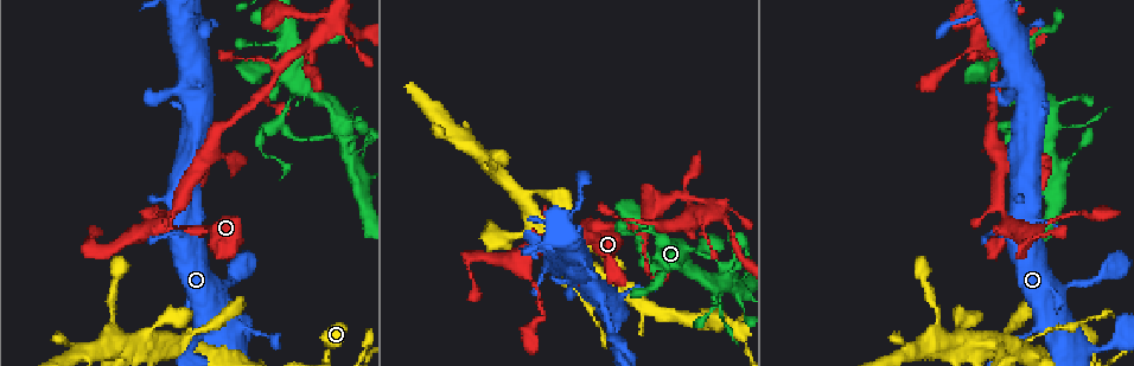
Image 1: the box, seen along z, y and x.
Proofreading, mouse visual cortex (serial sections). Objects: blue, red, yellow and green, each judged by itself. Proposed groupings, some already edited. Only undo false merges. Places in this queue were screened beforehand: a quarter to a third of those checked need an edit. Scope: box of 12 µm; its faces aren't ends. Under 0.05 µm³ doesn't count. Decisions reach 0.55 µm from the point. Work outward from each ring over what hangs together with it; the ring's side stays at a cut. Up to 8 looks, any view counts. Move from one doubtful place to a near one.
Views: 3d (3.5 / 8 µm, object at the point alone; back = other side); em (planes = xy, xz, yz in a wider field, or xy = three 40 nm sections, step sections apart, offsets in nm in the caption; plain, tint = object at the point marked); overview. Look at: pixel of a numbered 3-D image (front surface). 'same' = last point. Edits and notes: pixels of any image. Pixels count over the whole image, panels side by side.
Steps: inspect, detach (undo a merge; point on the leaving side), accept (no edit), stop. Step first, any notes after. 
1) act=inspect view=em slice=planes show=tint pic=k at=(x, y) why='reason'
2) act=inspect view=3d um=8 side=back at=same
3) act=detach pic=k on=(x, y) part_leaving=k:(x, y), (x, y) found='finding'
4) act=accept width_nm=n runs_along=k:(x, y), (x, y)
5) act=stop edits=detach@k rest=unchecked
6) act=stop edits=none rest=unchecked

act=inspect view=3d um=3.5 pic=1 at=(184, 347) why='four arms meet'

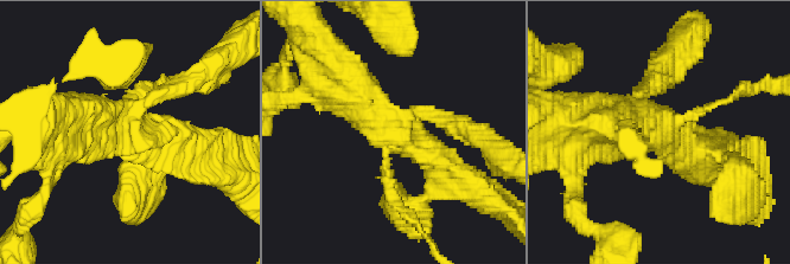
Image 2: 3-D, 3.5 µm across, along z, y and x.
act=inspect view=em slice=planes show=tint pic=2 at=(127, 127)

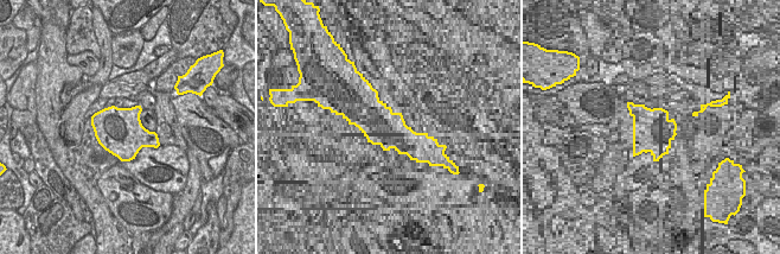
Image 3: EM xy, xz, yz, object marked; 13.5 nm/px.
act=inspect view=em slice=xy step=5 show=tint at=same

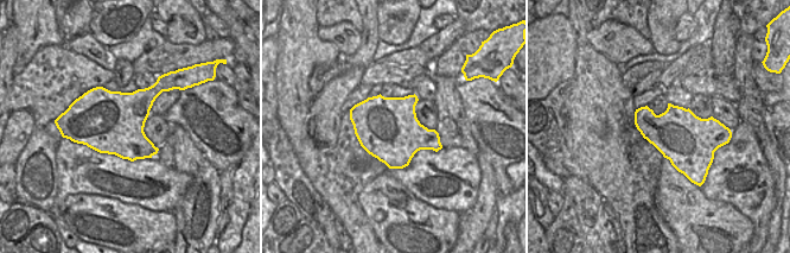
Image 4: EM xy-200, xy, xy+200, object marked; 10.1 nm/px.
act=detach pic=2 on=(131, 96) width_nm=650 part_leaving=2:(686, 115), (773, 82) found='a second cell is stuck on'

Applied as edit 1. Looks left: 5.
act=inspect view=3d um=3.5 pic=1 at=(301, 85) why='three arms meet'

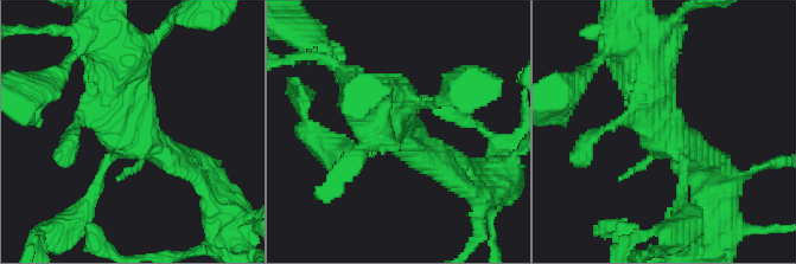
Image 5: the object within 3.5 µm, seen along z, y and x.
act=inspect view=em slice=xy step=2 show=tint pic=5 at=(403, 141) why='shape alone is not enough'

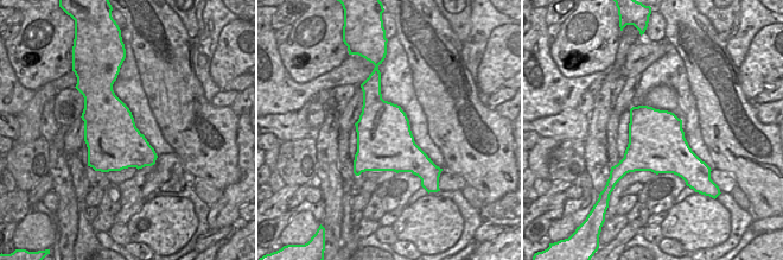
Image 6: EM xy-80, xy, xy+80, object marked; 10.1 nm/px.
act=accept runs_along=5:(116, 65), (131, 130), (193, 160) found='all the same cell'

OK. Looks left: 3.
act=inspect view=3d um=3.5 pic=1 at=(1045, 139)

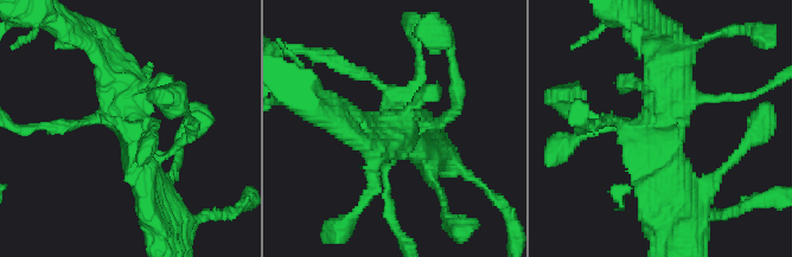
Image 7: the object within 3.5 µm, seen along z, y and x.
act=inspect view=em slice=xy step=1 show=tint pic=7 at=(650, 125)

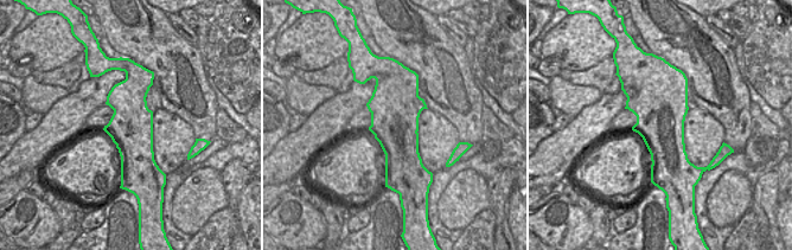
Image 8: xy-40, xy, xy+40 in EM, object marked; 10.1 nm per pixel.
act=accept runs_along=7:(678, 58), (660, 120), (606, 120) found='all the same cell'

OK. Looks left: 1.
act=stop edits=detach@2 rest=unchecked

